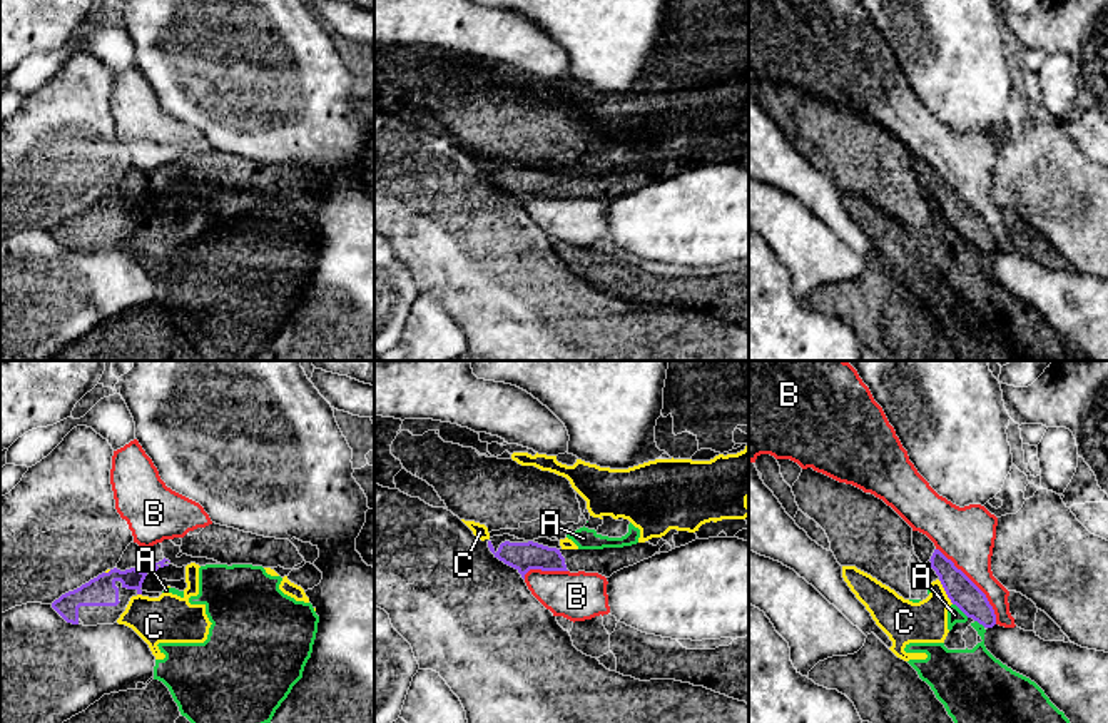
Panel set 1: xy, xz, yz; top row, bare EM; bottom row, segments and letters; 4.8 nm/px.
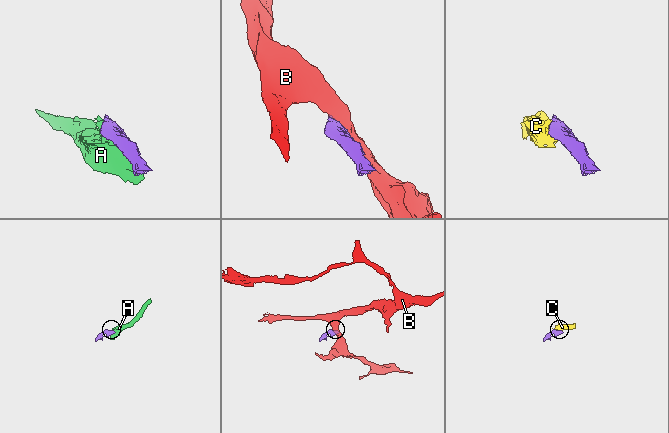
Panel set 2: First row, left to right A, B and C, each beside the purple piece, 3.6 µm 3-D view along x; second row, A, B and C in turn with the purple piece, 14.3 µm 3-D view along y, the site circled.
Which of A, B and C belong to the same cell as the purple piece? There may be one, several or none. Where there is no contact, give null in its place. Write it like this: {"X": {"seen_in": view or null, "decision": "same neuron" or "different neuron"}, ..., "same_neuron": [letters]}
{"A": {"seen_in": "yz", "decision": "different neuron"}, "B": {"seen_in": "yz", "decision": "different neuron"}, "C": {"seen_in": "yz", "decision": "different neuron"}, "same_neuron": []}

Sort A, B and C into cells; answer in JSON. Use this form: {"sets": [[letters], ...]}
{"sets": [["A", "C"], ["B"]]}

